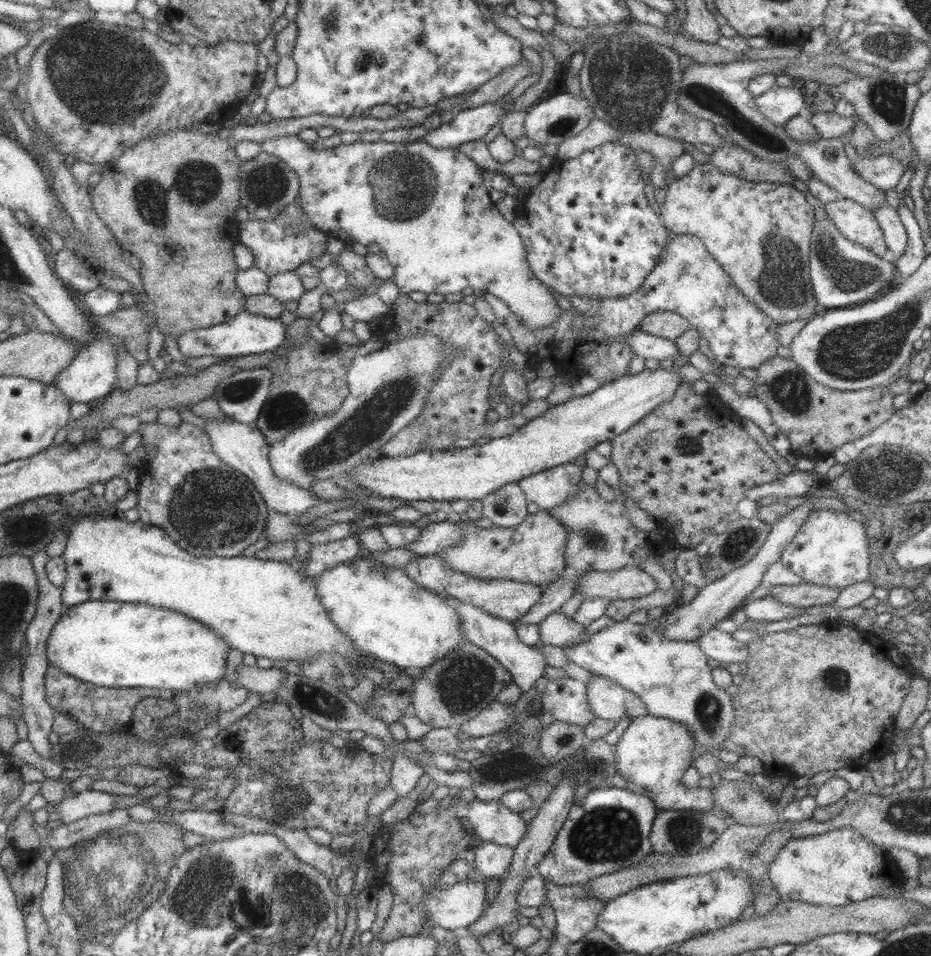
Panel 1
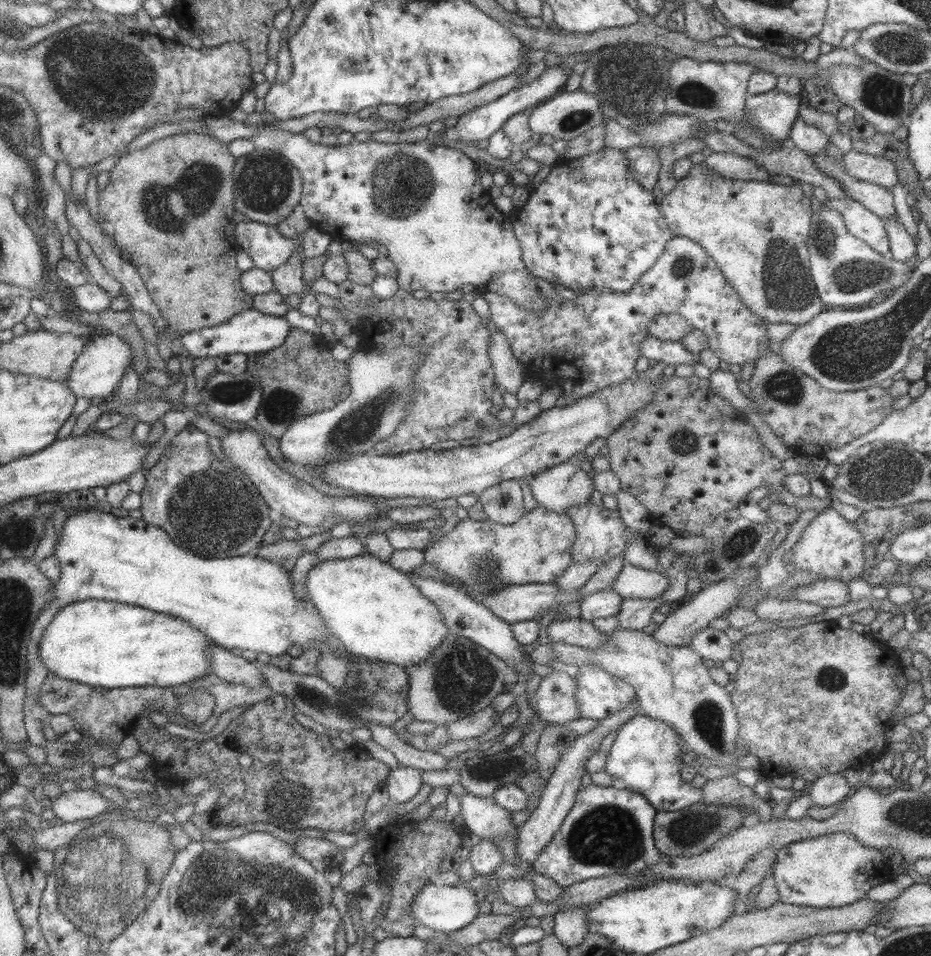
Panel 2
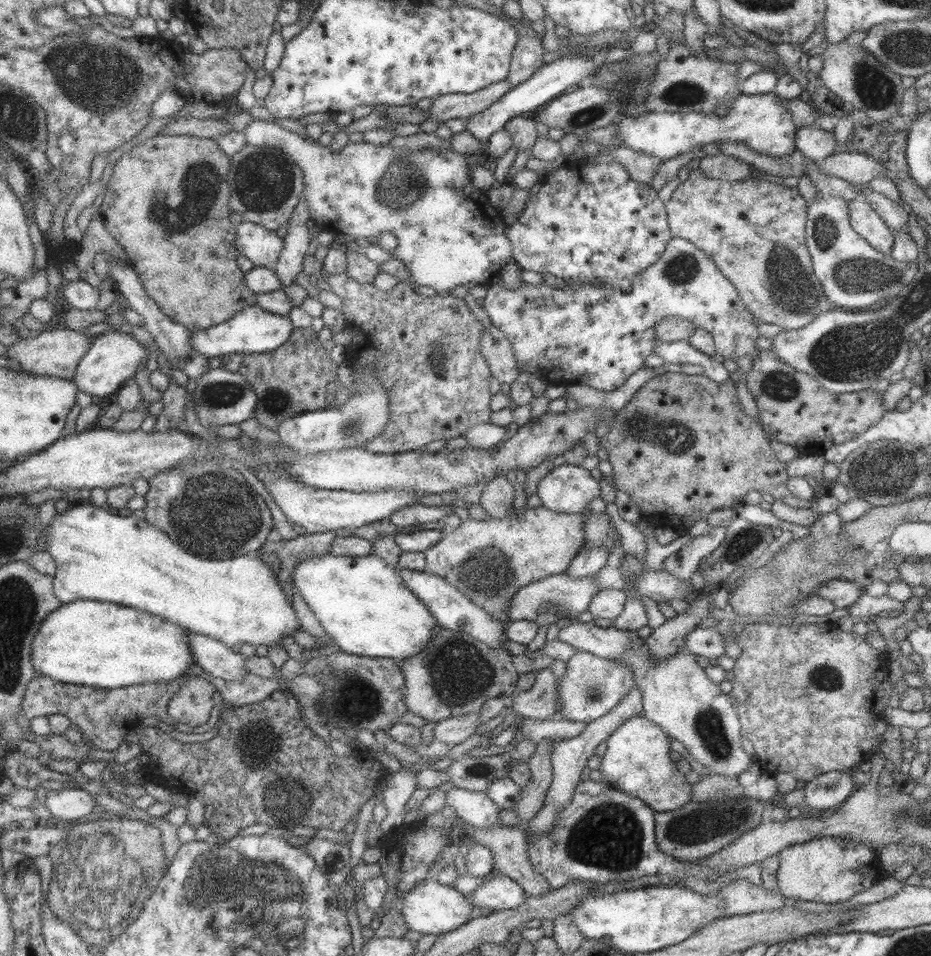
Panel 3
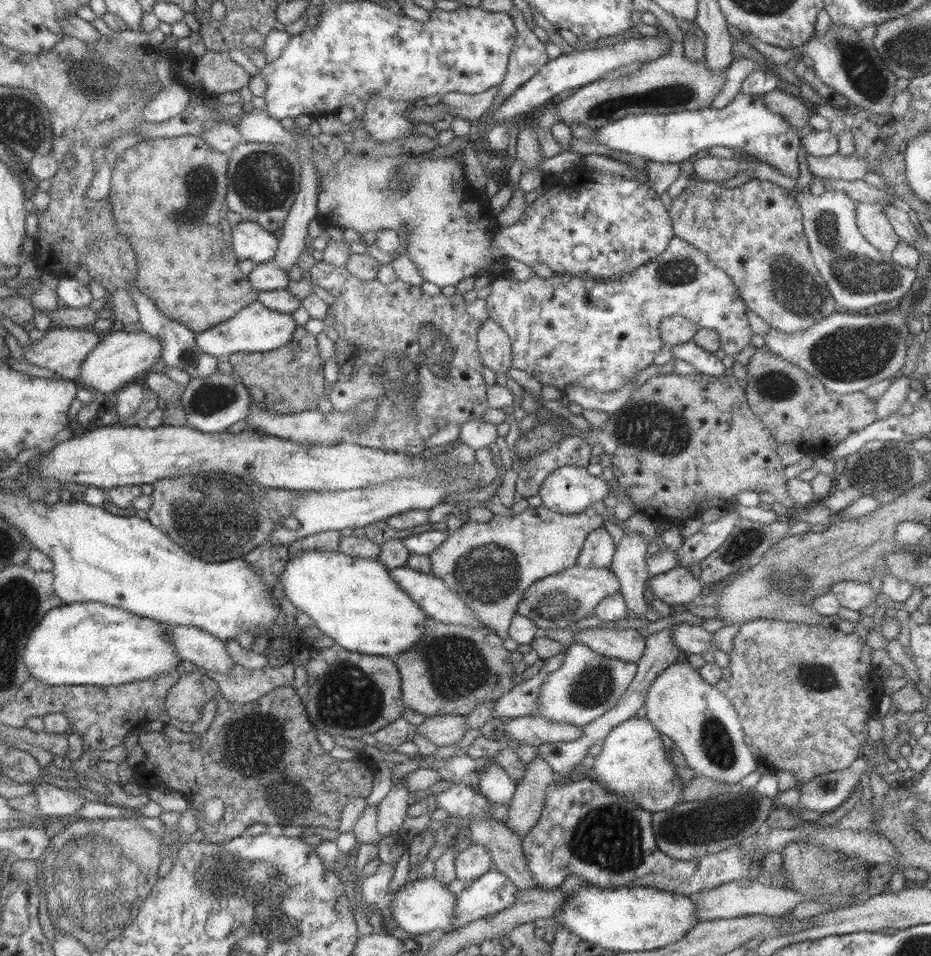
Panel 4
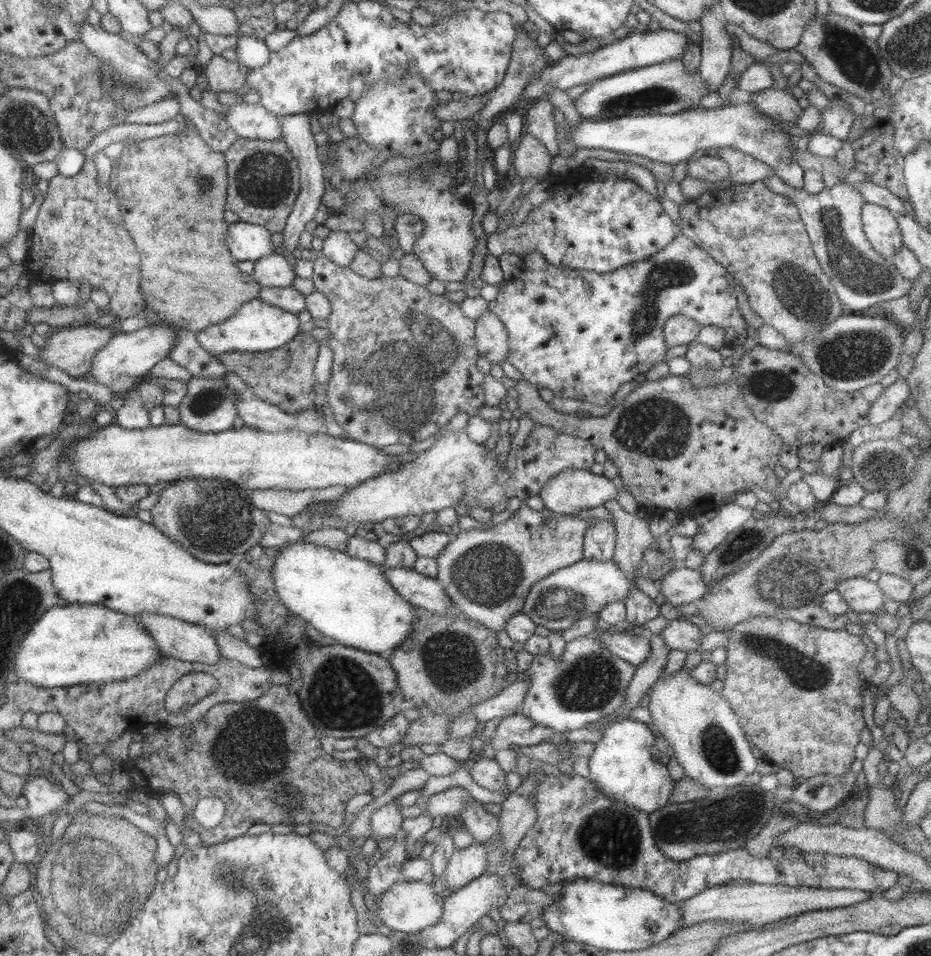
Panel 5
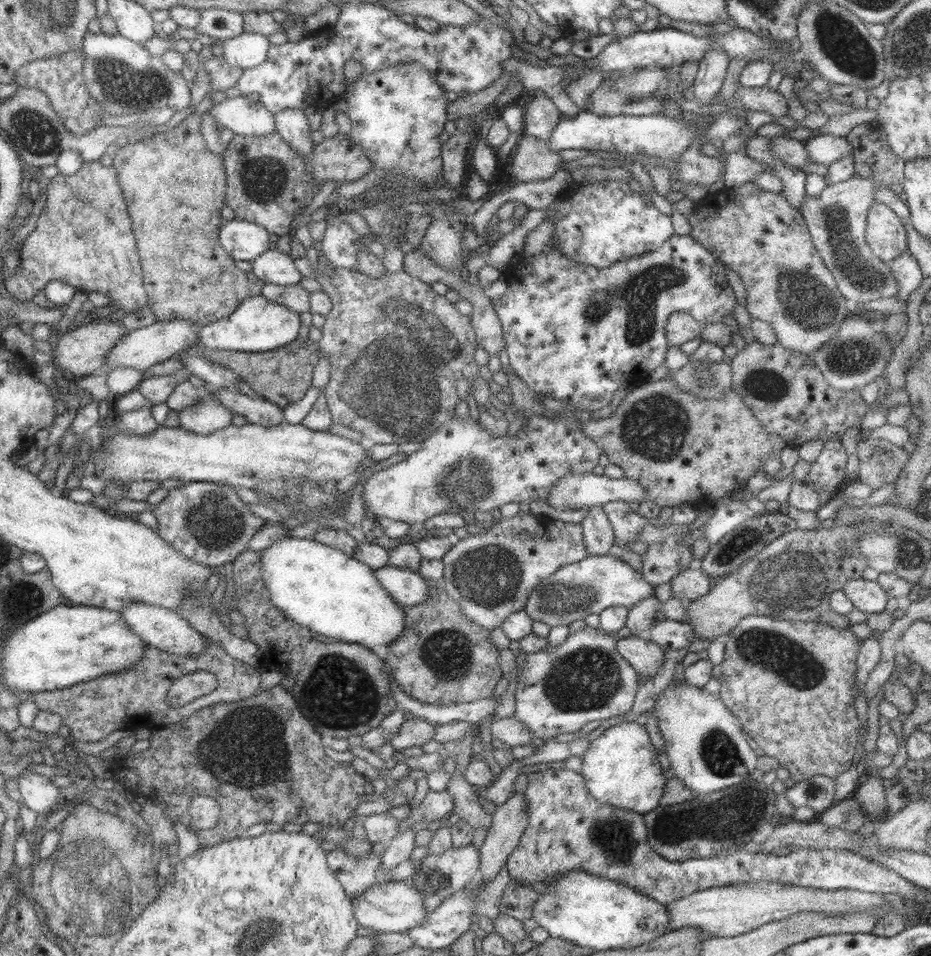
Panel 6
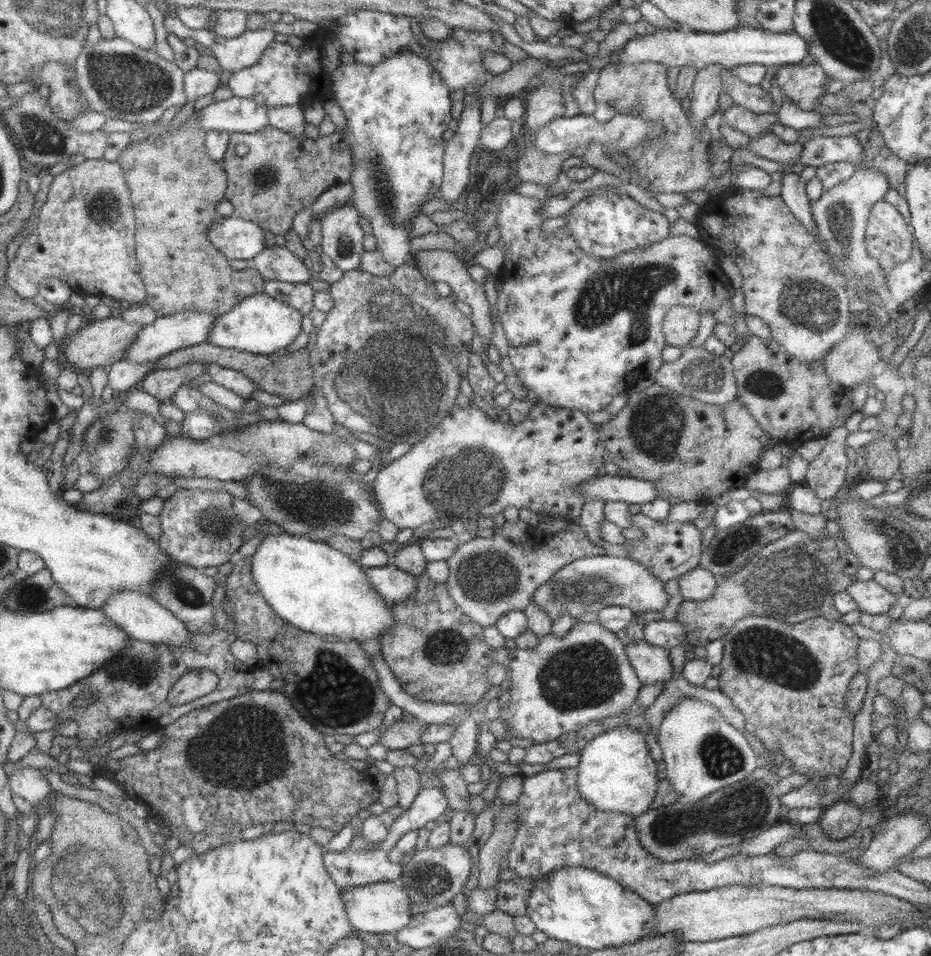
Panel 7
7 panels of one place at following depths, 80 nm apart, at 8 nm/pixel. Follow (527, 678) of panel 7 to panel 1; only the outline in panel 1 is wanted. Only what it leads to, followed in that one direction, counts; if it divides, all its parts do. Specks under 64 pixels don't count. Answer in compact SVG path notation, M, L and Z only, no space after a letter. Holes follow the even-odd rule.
M591 674L587 687L585 687L585 702L595 718L617 722L624 717L633 719L647 715L645 704L635 694L605 677L599 677L599 675Z

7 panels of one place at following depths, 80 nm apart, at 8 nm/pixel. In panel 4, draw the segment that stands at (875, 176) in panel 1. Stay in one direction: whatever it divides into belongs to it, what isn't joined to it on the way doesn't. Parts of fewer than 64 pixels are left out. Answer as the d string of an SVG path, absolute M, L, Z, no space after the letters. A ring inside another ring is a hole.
M835 153L823 157L806 156L805 161L811 175L819 178L855 181L862 180L870 172L867 162L855 155L841 156Z

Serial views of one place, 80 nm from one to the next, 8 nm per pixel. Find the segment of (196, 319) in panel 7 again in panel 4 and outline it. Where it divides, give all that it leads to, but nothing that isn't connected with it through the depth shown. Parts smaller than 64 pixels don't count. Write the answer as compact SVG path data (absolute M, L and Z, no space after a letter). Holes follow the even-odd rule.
M114 327L100 336L100 341L89 351L80 364L76 383L79 386L93 388L95 392L107 394L115 392L125 384L139 378L141 372L149 370L149 367L160 358L162 344L151 335L142 330L125 332L119 327Z

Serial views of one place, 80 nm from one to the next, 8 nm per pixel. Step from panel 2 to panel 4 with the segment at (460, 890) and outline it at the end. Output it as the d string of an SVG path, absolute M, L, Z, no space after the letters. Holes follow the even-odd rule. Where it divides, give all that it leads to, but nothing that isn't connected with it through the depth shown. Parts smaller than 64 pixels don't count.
M432 876L426 878L415 878L400 886L400 889L391 896L389 908L389 920L397 923L397 927L417 938L425 934L437 935L446 930L453 922L453 907L455 907L456 896L451 893L447 886L437 882Z

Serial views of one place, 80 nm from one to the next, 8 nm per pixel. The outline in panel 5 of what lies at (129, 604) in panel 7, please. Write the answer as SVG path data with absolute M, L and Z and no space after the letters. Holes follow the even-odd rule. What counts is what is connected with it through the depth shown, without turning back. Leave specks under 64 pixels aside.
M141 614L134 615L135 622L141 622L145 627L149 638L157 644L159 652L165 656L172 657L182 662L201 663L205 665L215 665L219 661L220 650L215 644L215 638L205 630L204 627L189 624L170 616L161 616L160 614Z

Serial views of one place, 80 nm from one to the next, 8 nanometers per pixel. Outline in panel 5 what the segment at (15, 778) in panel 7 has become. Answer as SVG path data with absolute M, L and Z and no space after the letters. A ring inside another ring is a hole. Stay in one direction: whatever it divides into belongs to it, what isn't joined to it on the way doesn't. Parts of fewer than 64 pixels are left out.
M43 776L29 778L27 784L23 784L23 793L28 802L26 816L33 819L39 816L47 816L53 812L65 810L71 796L67 795L57 783L51 783Z

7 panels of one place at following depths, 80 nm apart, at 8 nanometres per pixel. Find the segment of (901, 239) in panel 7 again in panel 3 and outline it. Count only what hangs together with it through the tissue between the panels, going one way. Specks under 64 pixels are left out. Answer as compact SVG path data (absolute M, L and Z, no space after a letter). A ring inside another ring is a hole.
M859 199L845 200L849 211L849 225L859 237L884 255L890 254L893 234L869 205Z

